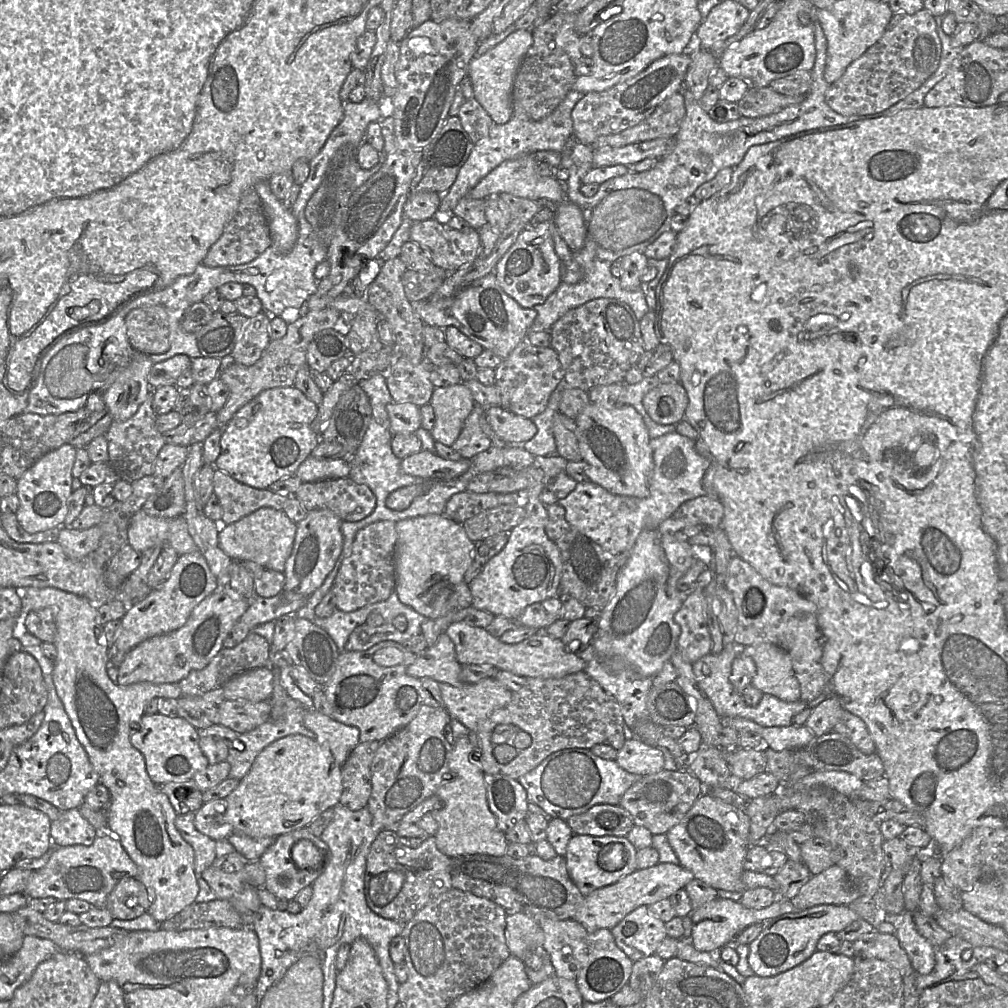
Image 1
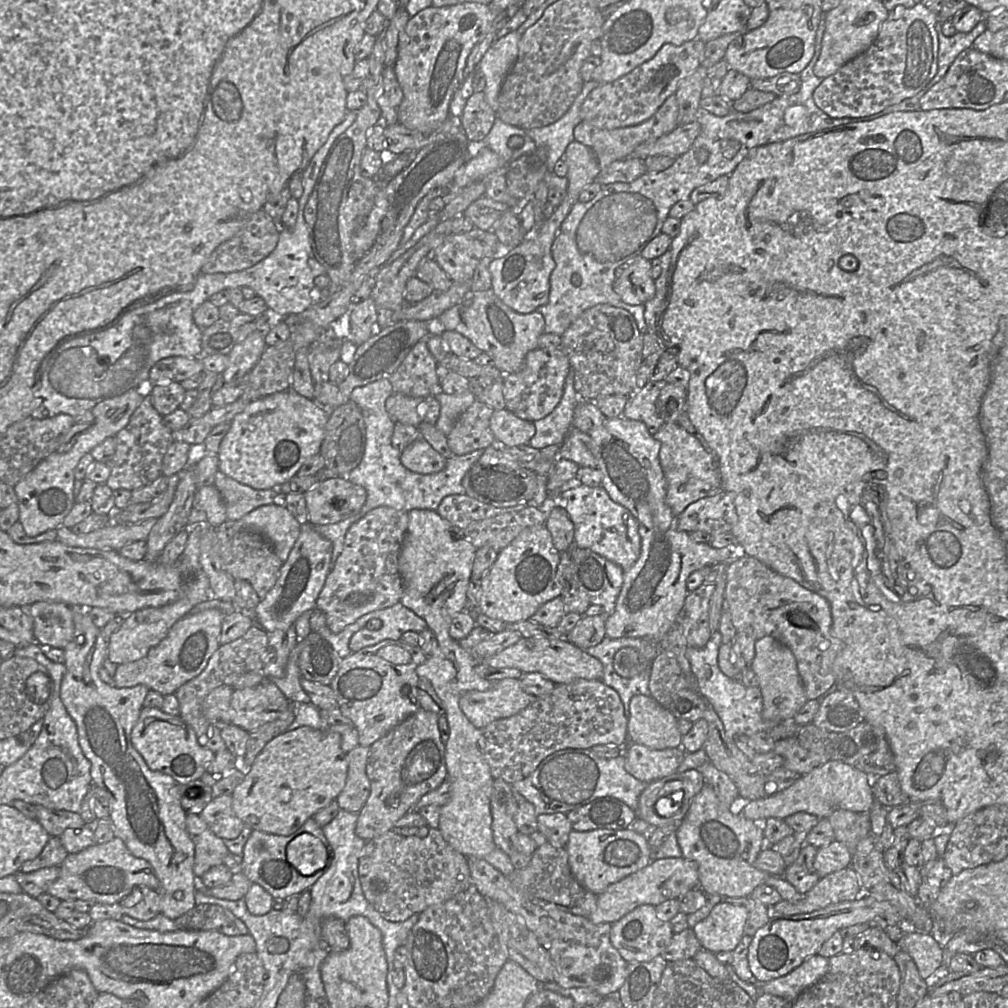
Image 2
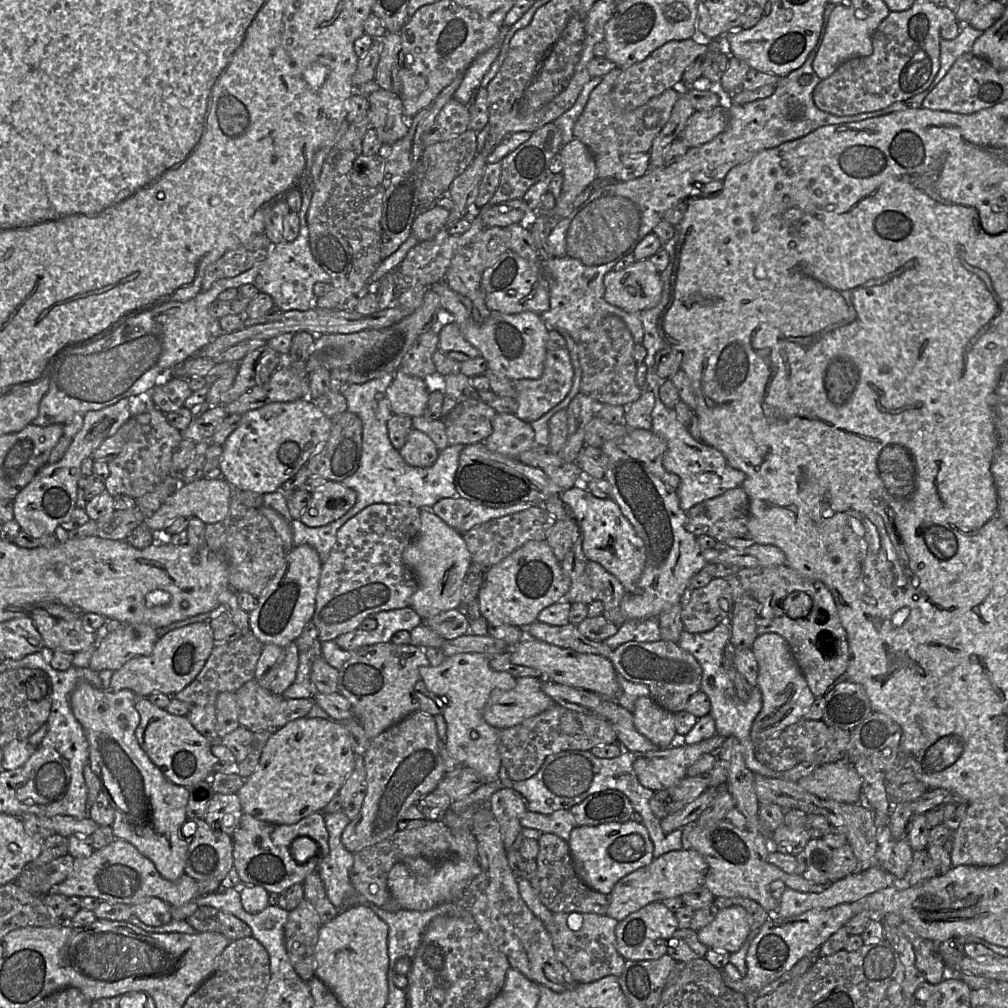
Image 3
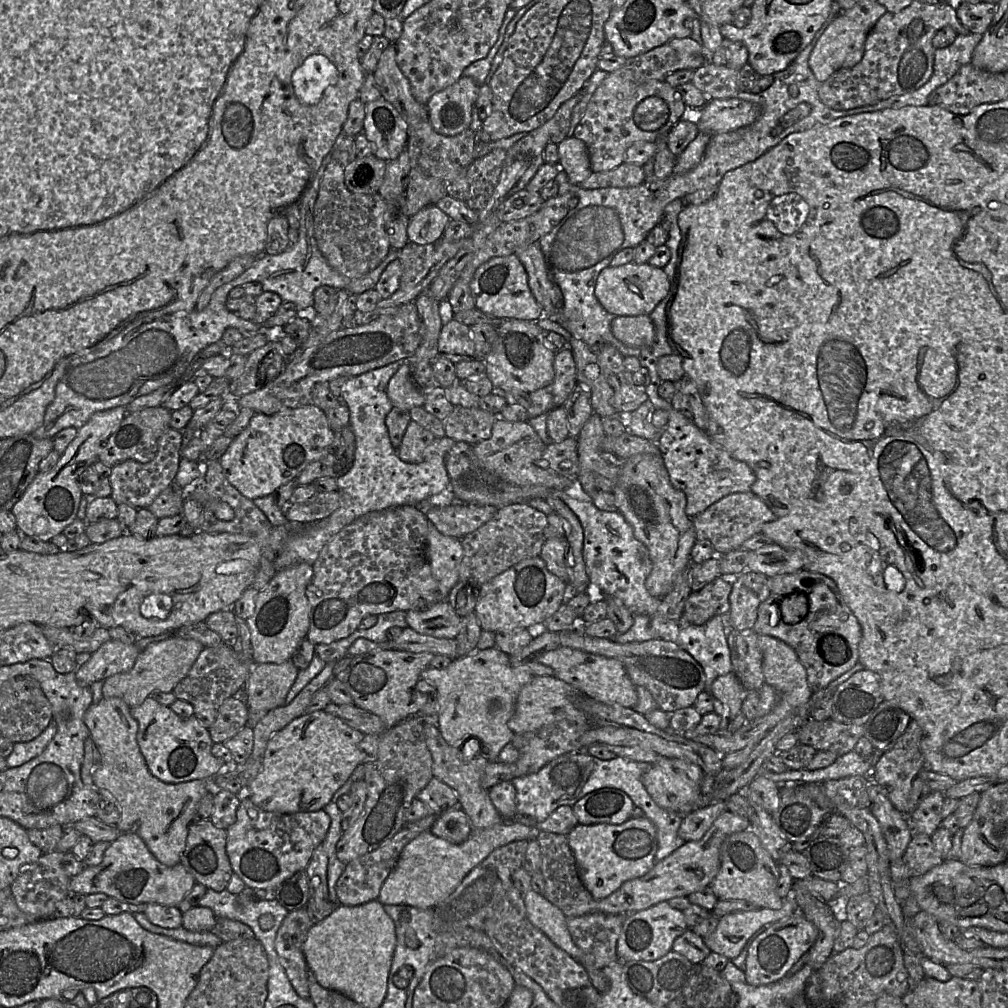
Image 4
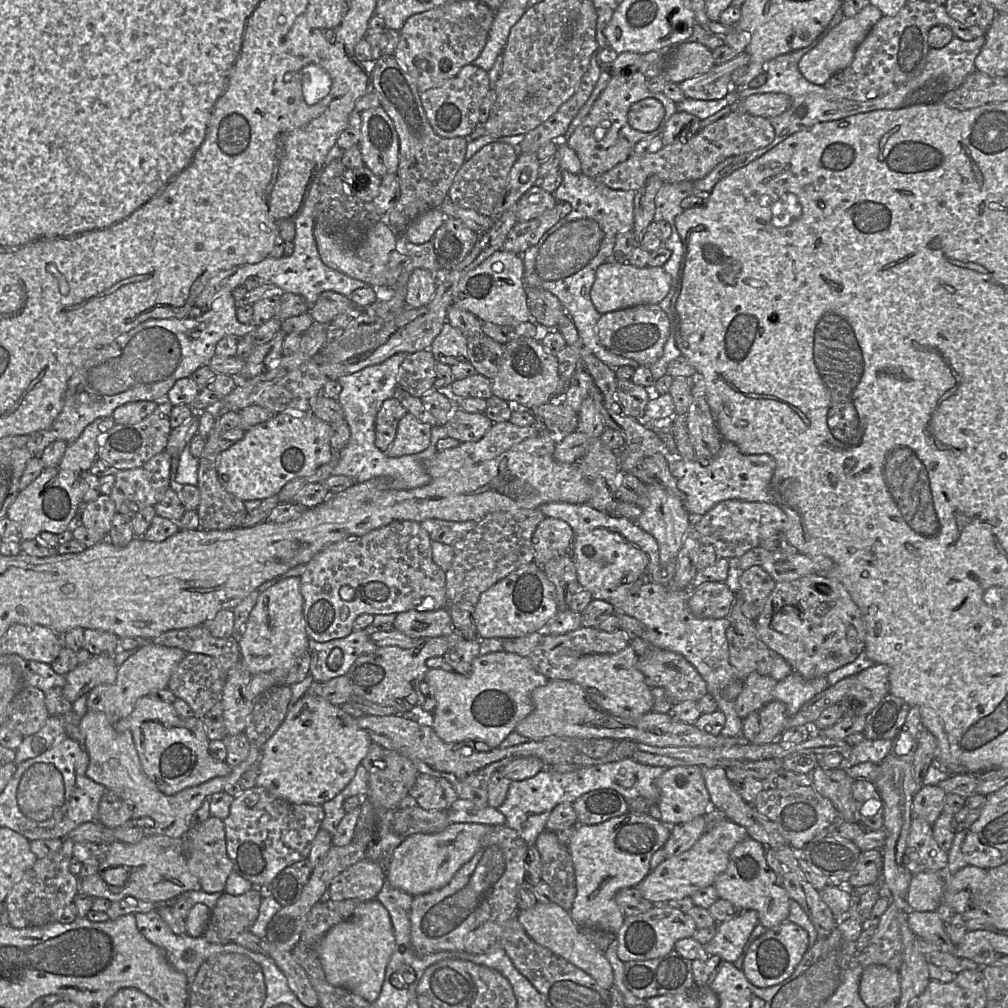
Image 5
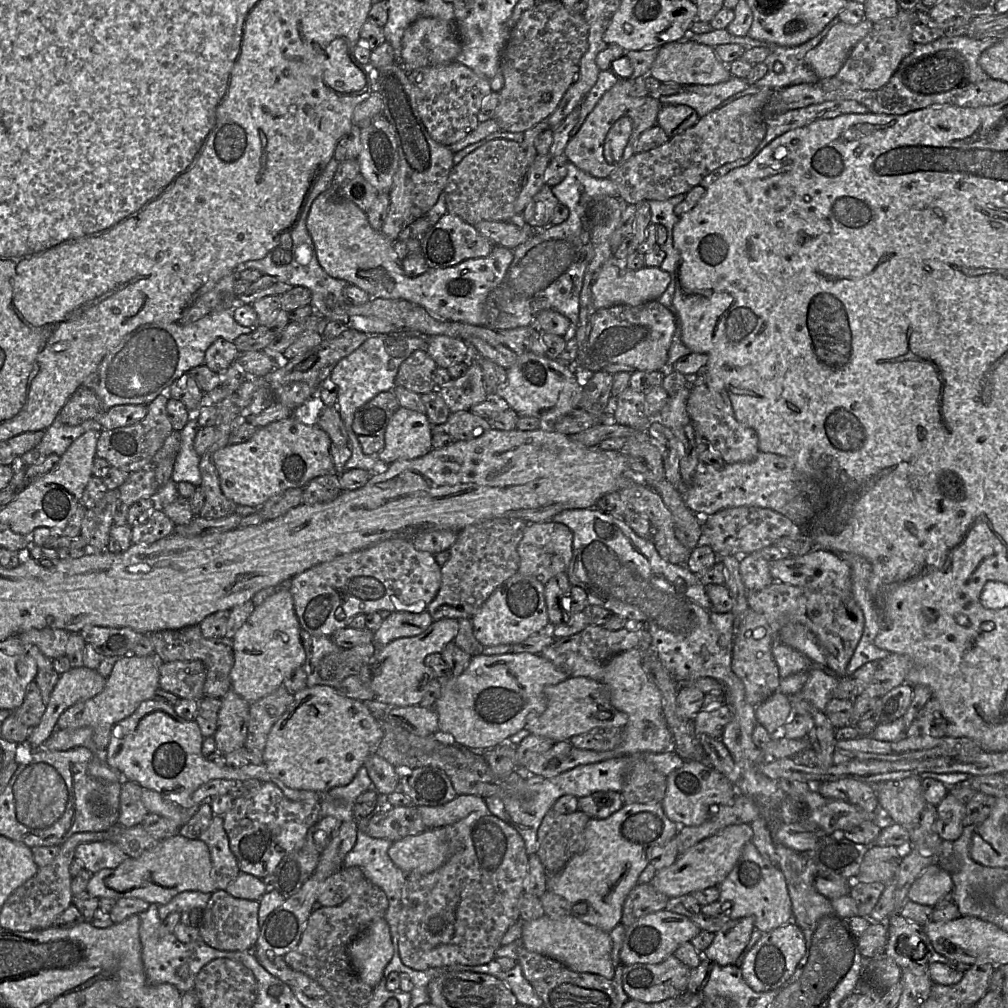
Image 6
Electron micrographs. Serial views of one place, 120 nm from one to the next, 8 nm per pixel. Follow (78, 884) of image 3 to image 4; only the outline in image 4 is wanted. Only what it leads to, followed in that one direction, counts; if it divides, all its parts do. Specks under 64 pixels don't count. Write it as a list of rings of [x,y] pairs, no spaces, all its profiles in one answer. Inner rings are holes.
[[[122,833],[112,841],[97,866],[85,866],[83,871],[70,878],[71,894],[103,893],[108,897],[131,904],[159,904],[178,906],[192,890],[196,881],[179,862],[172,867],[160,863],[136,833]]]

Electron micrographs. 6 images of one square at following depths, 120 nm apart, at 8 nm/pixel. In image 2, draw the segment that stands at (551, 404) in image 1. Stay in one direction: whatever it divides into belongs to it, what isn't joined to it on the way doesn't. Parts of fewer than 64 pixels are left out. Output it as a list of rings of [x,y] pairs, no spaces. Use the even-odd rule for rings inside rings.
[[[570,366],[558,406],[545,418],[534,422],[535,435],[529,445],[539,450],[562,445],[572,429],[574,411],[580,401],[574,387],[574,369]]]

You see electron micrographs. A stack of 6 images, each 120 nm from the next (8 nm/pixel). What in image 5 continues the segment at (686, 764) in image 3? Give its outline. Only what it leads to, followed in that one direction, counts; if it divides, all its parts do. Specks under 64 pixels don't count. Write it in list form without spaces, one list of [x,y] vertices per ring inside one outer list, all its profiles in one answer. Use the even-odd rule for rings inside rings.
[[[675,766],[667,769],[657,780],[658,808],[665,824],[683,824],[704,816],[711,800],[702,775],[702,767]]]

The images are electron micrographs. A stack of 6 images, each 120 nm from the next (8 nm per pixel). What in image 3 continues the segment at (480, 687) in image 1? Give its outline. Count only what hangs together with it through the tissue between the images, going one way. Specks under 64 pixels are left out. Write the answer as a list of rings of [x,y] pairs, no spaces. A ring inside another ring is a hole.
[[[516,678],[516,686],[508,691],[492,691],[483,711],[485,721],[498,729],[515,726],[556,703],[541,689],[542,679]]]

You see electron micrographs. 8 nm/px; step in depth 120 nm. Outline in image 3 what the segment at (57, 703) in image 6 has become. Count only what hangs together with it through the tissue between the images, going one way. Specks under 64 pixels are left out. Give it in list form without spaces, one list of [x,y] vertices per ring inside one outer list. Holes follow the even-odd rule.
[[[124,624],[119,629],[108,632],[108,634],[100,641],[95,642],[94,653],[90,659],[88,668],[100,672],[101,670],[118,670],[126,662],[135,657],[149,656],[155,644],[159,639],[158,632],[155,628],[146,624]]]

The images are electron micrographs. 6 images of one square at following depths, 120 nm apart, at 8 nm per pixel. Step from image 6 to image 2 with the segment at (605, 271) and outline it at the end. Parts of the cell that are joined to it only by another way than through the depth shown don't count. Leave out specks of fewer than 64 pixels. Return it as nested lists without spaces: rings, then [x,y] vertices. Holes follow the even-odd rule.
[[[642,256],[634,258],[629,267],[617,277],[613,290],[623,302],[630,305],[644,305],[655,296],[655,280],[651,277],[651,260]]]

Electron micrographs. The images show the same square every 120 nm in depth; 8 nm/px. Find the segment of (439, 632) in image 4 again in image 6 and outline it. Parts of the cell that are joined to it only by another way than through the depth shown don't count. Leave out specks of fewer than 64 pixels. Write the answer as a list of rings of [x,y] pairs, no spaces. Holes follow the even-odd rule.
[[[391,612],[373,632],[375,652],[398,638],[413,637],[424,632],[433,622],[431,615],[422,613]]]

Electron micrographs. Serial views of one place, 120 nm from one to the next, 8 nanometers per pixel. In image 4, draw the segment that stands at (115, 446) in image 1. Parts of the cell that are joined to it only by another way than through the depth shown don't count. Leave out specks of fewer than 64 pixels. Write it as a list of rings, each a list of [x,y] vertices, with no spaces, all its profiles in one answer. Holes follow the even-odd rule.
[[[168,428],[158,440],[158,452],[149,463],[126,460],[112,467],[109,476],[111,496],[117,505],[127,504],[136,509],[148,506],[175,480],[181,459],[184,432]]]

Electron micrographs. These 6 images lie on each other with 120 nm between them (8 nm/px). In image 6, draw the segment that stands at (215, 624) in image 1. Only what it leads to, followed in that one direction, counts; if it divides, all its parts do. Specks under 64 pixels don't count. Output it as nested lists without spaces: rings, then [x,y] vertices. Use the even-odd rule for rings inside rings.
[[[129,653],[119,657],[106,678],[104,689],[94,697],[66,709],[57,721],[57,729],[76,729],[89,726],[93,729],[96,752],[104,752],[109,743],[113,726],[130,716],[142,701],[153,697],[159,687],[159,668],[162,663],[155,653],[143,657]]]

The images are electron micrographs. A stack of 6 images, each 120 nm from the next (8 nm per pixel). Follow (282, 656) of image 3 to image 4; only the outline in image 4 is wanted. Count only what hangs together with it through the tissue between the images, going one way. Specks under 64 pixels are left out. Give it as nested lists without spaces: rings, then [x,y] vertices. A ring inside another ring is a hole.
[[[292,660],[281,664],[254,664],[243,687],[243,697],[253,717],[253,725],[268,711],[285,705],[285,699],[298,675]]]

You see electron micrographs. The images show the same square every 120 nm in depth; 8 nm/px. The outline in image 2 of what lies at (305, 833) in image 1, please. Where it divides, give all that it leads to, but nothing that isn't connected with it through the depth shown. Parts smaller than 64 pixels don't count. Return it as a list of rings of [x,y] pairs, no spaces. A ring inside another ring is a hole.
[[[311,817],[297,831],[287,836],[252,830],[243,848],[241,872],[243,872],[253,884],[259,884],[275,899],[285,899],[293,894],[301,894],[304,891],[310,890],[312,885],[322,876],[324,870],[320,870],[311,876],[303,876],[292,864],[290,864],[286,857],[286,847],[288,843],[302,833],[312,834],[322,841],[329,852],[330,862],[332,858],[330,844],[323,833],[322,827]]]

